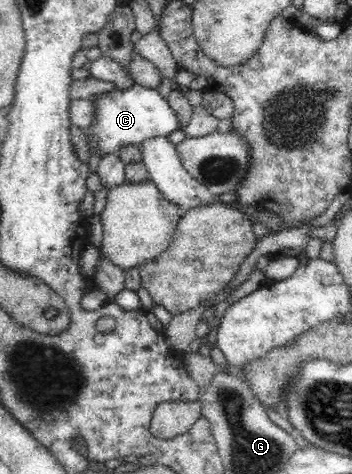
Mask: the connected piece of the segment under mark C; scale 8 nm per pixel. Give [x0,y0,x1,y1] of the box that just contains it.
[85,85,177,159]

